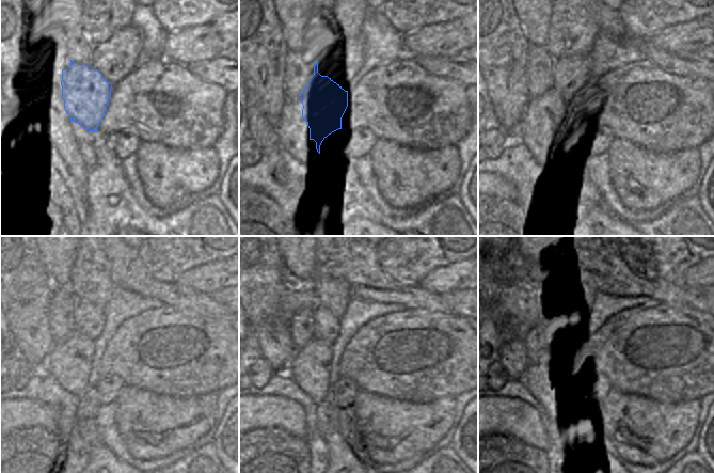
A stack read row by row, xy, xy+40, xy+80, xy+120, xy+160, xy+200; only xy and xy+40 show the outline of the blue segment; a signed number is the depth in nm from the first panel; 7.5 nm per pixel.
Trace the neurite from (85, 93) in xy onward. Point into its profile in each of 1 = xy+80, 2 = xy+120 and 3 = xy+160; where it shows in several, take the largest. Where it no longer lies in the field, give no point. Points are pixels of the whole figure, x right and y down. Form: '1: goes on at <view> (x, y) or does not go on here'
1: goes on at xy+80 (559, 110)
2: goes on at xy+120 (78, 349)
3: goes on at xy+160 (318, 353)

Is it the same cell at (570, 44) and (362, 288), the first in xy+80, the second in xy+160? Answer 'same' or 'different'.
different

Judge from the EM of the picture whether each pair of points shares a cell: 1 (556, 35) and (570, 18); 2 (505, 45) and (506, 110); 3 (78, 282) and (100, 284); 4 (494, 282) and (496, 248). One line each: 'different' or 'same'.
1: same
2: same
3: same
4: same

